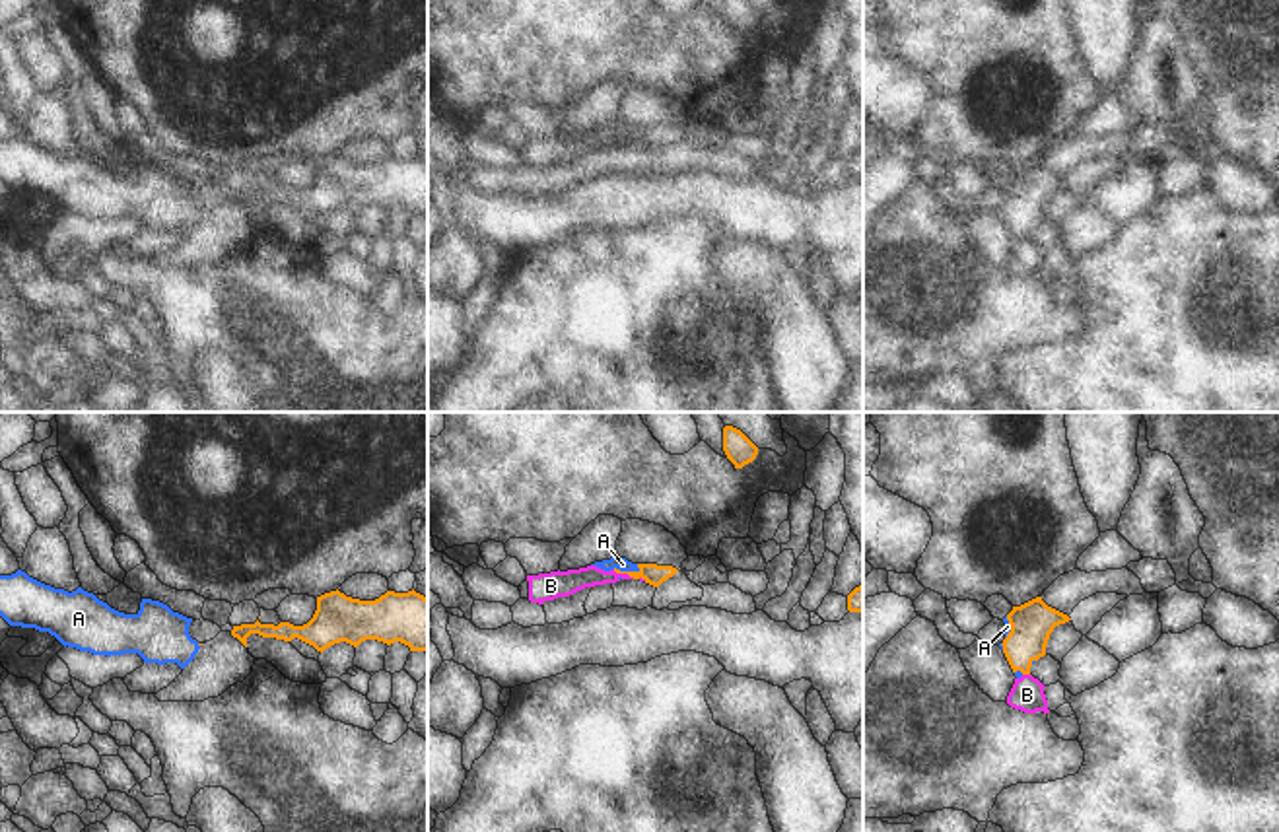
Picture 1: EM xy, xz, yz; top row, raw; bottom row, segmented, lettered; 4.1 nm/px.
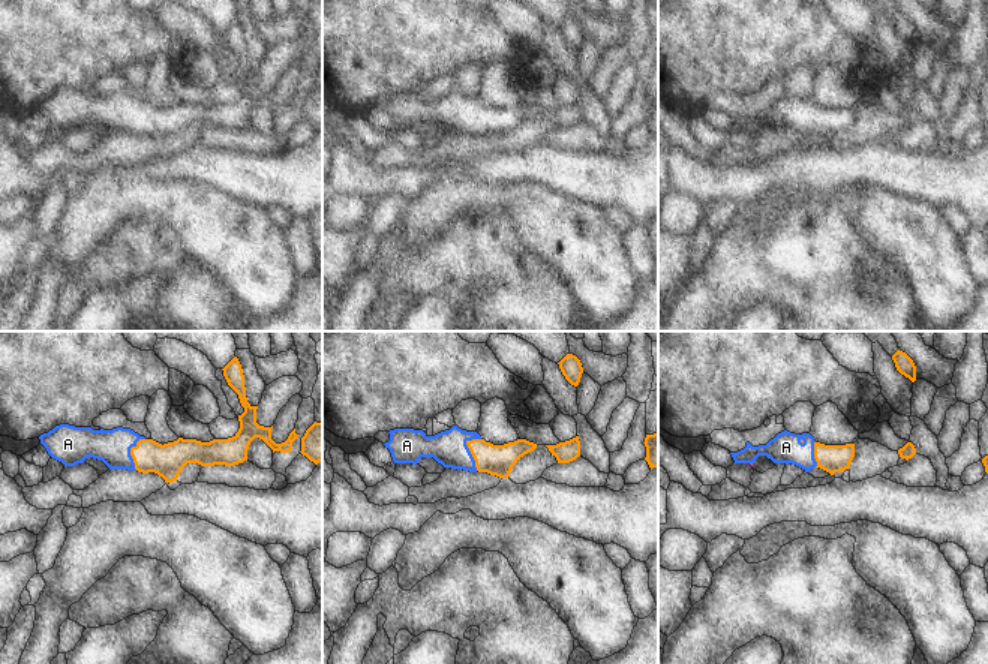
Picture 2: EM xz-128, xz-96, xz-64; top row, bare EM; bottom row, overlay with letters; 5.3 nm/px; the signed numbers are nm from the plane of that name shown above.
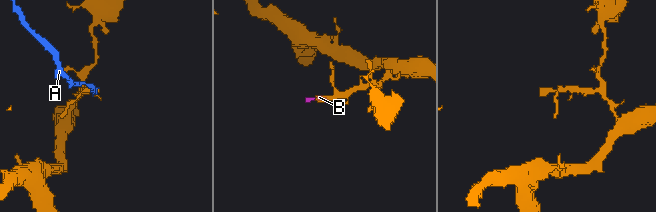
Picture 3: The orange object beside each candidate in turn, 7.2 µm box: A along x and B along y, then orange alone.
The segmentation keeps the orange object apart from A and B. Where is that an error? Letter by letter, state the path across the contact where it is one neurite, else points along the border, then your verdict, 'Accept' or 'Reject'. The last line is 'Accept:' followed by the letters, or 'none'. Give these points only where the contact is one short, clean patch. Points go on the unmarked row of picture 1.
A: Path across: xz (654, 138), (626, 137), (622, 129). Accept
B: Boundary: xz (613, 135), (634, 142). Reject
Accept: A.

